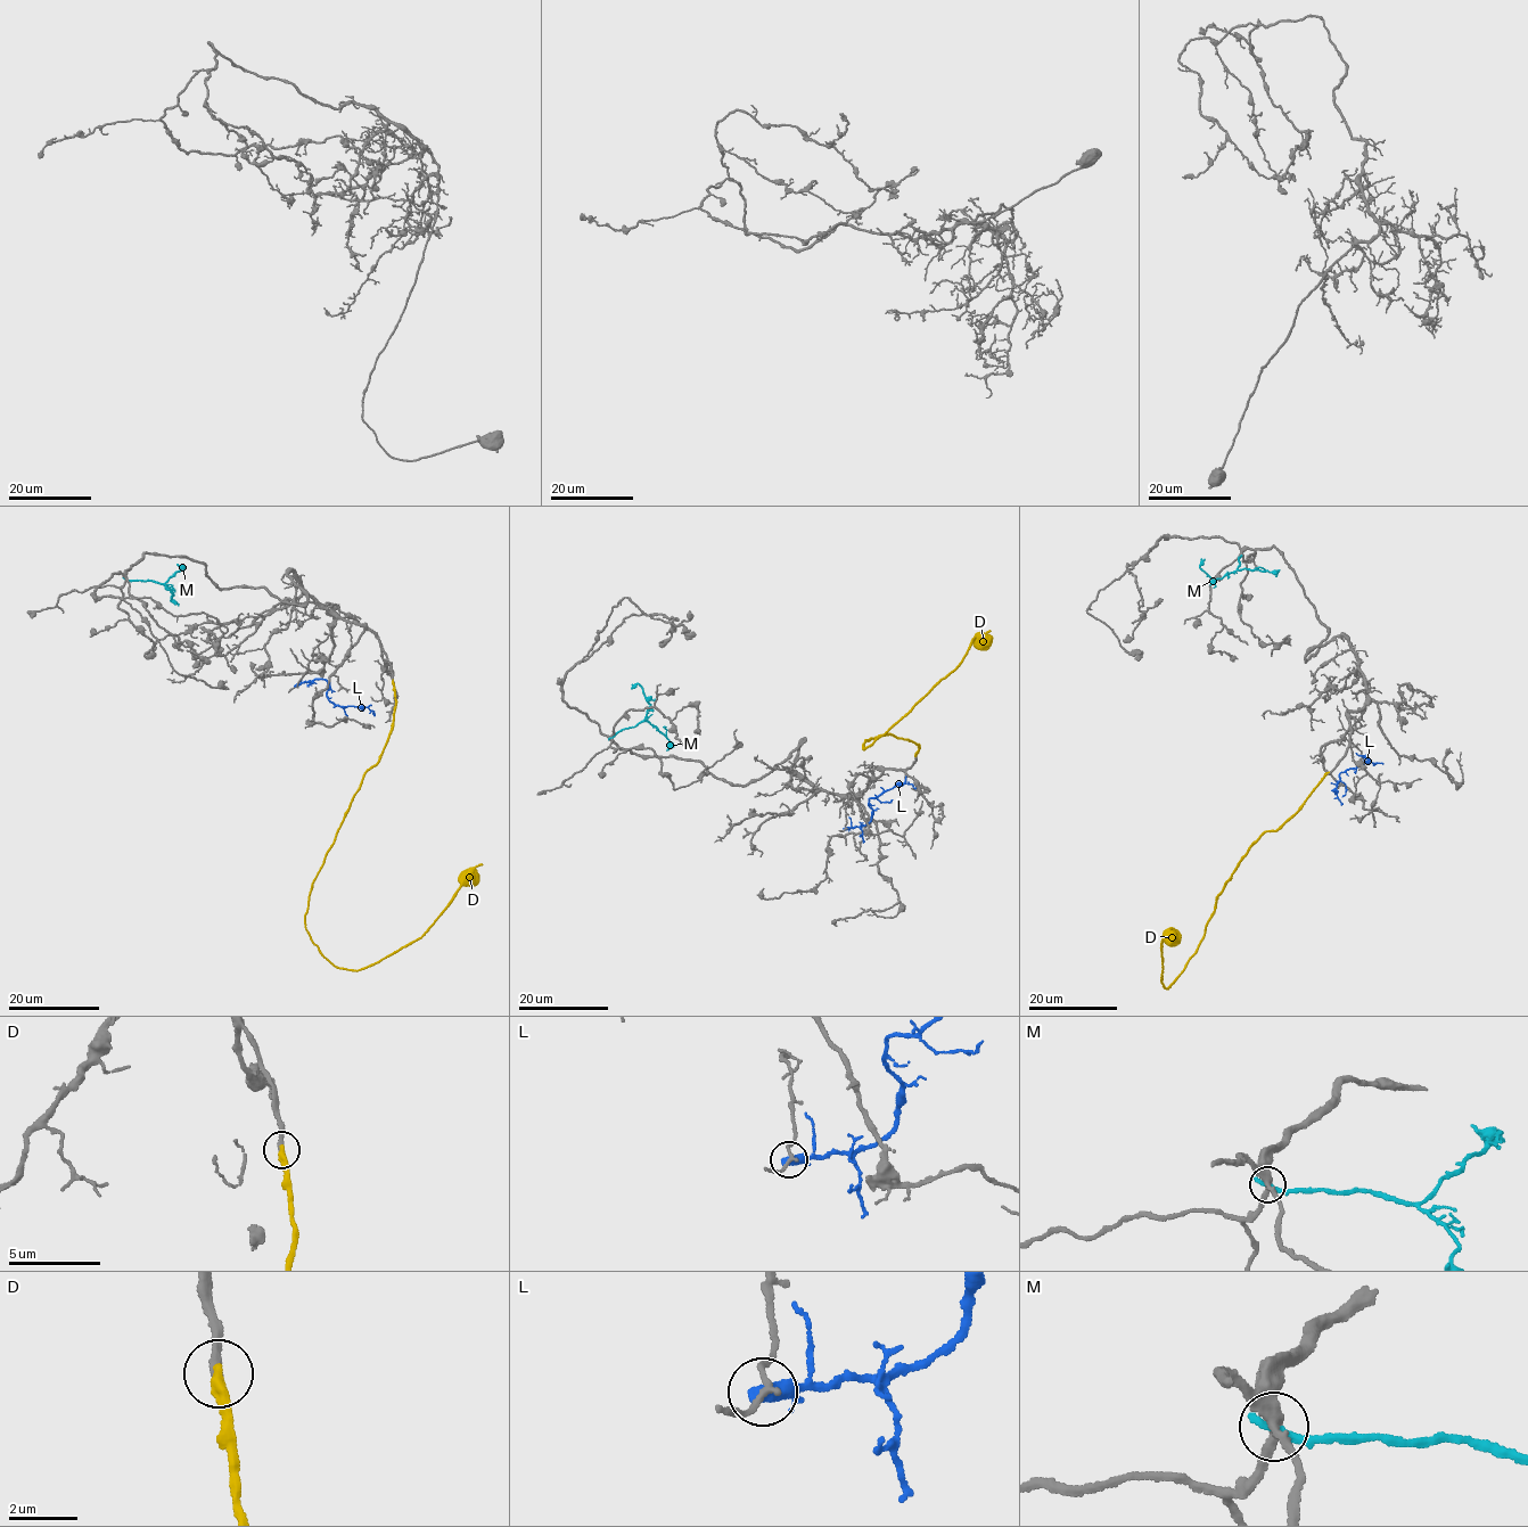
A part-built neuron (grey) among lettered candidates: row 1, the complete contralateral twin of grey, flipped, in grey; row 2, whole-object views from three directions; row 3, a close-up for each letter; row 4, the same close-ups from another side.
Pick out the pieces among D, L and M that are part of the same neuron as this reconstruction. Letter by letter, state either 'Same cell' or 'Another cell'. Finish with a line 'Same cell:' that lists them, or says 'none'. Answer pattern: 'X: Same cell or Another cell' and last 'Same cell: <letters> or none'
D: Another cell
L: Another cell
M: Another cell
Same cell: none

